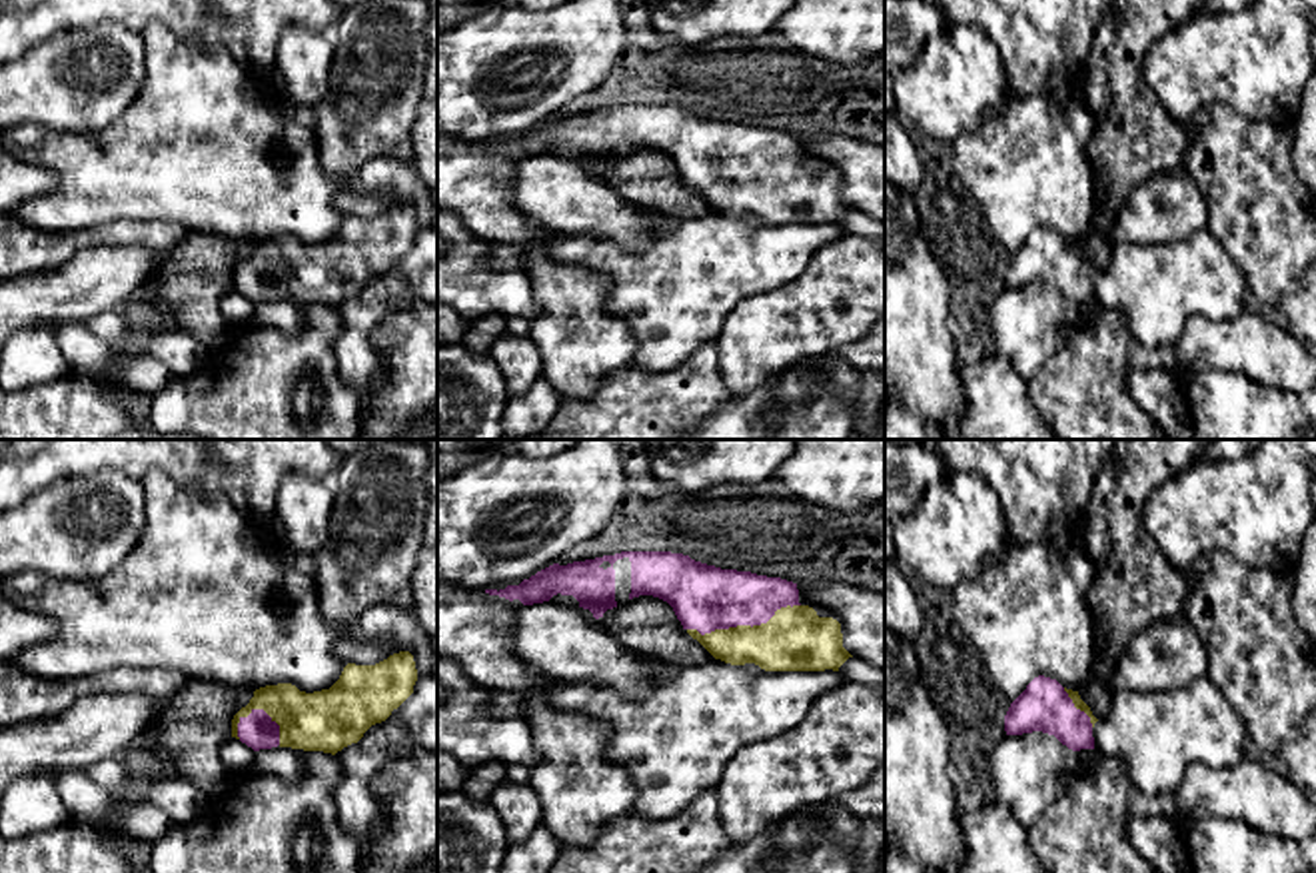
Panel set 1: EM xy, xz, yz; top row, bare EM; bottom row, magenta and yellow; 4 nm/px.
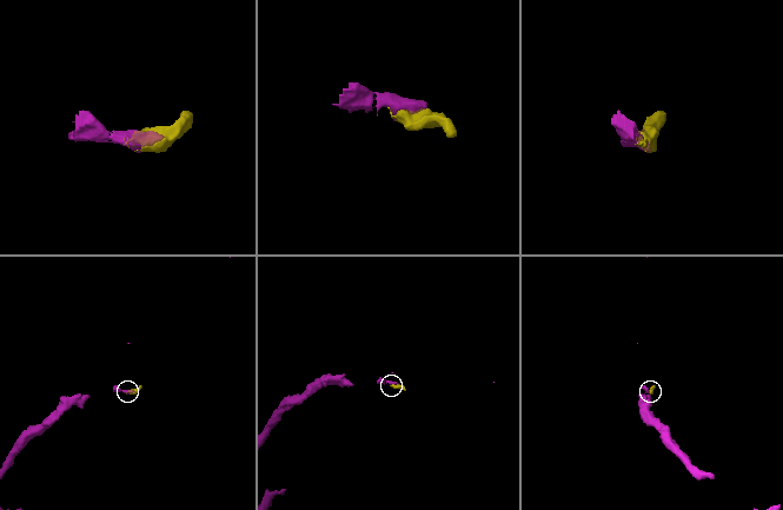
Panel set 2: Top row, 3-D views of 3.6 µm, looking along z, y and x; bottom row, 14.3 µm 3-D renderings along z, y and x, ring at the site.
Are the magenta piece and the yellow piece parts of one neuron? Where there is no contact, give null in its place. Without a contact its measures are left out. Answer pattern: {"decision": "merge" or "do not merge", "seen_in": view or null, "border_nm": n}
{"decision": "merge", "seen_in": "xz", "border_nm": 460}

